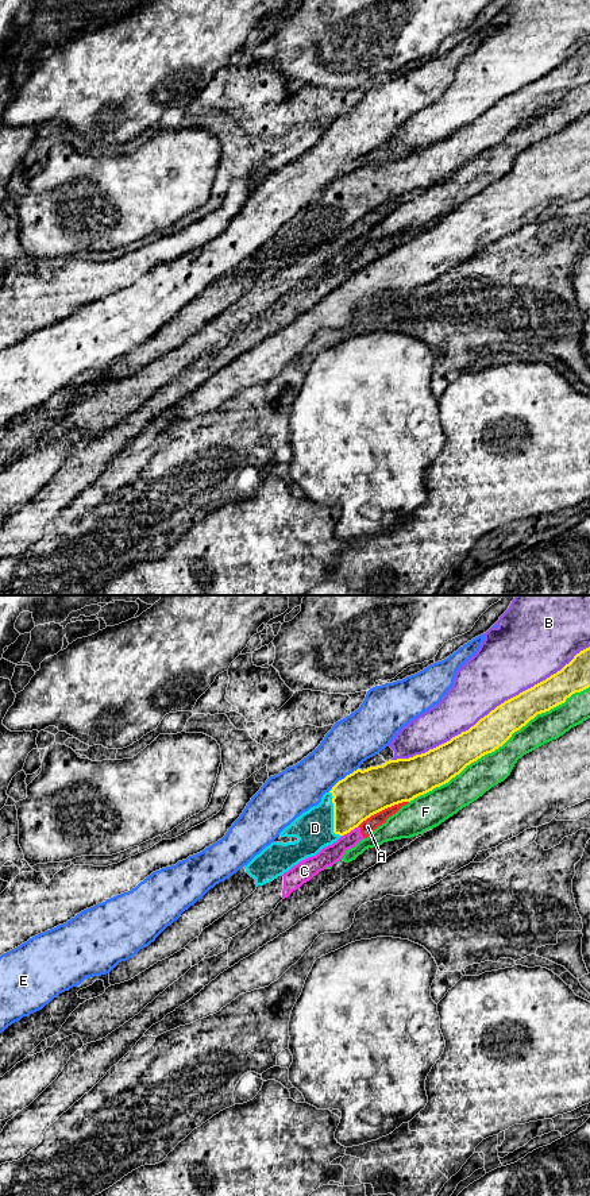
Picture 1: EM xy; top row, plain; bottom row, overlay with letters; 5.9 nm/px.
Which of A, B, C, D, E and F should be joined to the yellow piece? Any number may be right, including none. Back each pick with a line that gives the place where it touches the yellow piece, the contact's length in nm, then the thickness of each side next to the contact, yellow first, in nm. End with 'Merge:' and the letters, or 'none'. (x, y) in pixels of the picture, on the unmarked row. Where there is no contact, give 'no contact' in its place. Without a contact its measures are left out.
D: xy (334, 209) | 300 nm | 280/220 nm
Merge: D

